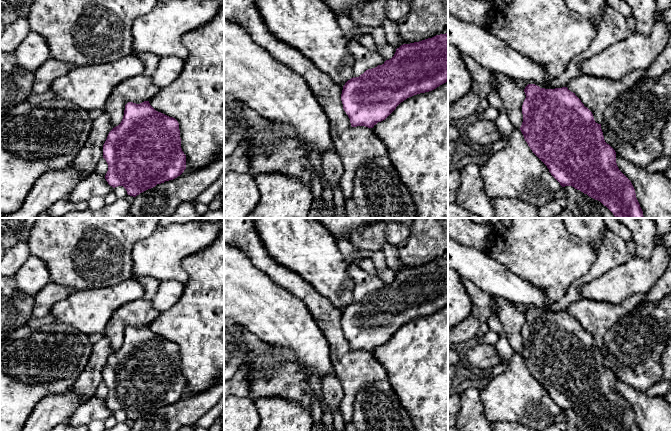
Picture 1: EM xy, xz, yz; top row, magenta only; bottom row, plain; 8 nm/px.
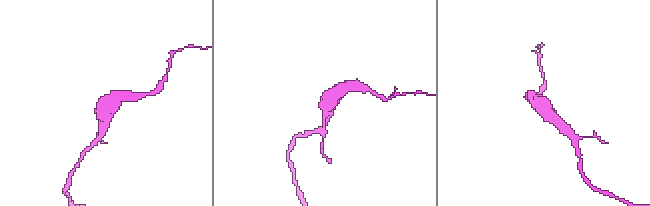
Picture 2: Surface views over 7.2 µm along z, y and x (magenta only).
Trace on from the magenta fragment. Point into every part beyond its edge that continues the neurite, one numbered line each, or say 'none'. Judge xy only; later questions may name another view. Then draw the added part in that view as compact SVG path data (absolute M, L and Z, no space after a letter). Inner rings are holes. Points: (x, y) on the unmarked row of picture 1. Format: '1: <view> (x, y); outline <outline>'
none

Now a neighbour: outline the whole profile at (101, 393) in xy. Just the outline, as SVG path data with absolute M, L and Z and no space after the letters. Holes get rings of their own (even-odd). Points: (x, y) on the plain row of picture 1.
M101 382L99 384L99 386L97 387L95 396L98 399L105 400L107 395L108 395L108 388L107 388L107 386L106 386L106 384L104 382Z

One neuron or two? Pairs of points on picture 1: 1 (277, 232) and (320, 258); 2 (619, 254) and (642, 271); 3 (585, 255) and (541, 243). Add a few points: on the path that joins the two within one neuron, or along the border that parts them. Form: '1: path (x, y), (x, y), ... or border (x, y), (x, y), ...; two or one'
1: path (288, 233), (309, 250); one
2: border (634, 255), (624, 263), (607, 271); two
3: path (574, 255), (555, 255), (552, 252); one

